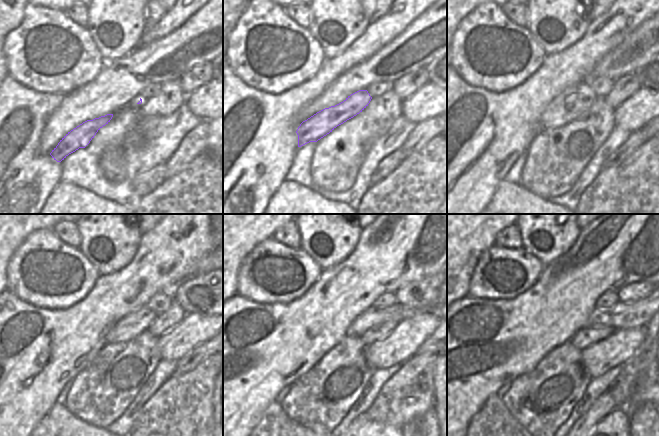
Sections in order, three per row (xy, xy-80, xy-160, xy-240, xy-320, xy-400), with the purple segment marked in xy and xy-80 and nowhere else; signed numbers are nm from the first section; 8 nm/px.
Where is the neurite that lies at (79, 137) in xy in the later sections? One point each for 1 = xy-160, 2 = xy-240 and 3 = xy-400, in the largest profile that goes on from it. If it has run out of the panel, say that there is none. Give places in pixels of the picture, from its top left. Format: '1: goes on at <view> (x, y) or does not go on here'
1: goes on at xy-160 (574, 102)
2: goes on at xy-240 (133, 324)
3: goes on at xy-400 (624, 315)

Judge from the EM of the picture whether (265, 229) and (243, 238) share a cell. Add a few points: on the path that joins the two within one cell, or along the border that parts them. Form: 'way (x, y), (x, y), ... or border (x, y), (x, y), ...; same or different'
way (260, 229), (252, 229), (248, 233); same

